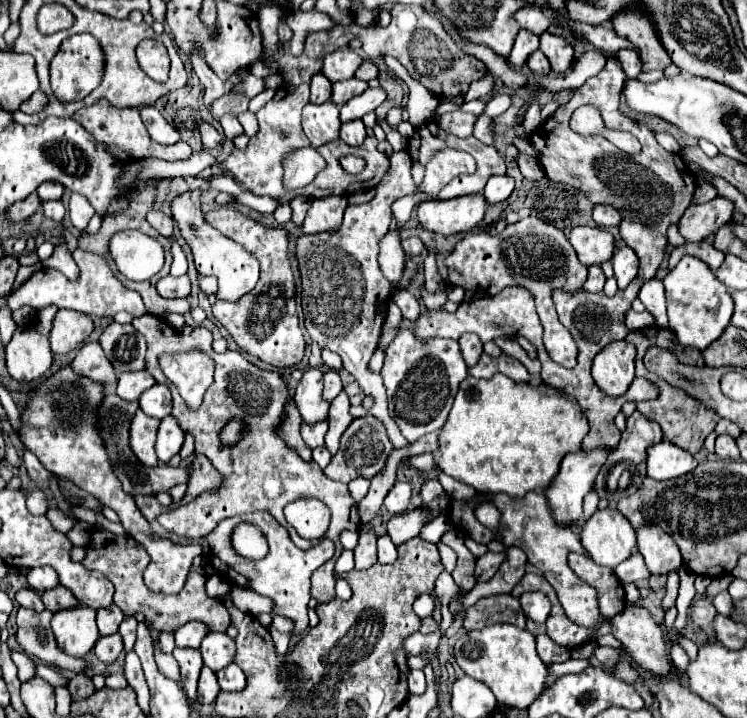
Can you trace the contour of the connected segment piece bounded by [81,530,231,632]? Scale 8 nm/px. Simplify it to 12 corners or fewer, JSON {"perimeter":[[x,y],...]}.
{"perimeter":[[95,530],[83,566],[107,576],[125,616],[157,632],[201,620],[231,624],[191,570],[179,594],[143,584],[149,554],[133,538]]}

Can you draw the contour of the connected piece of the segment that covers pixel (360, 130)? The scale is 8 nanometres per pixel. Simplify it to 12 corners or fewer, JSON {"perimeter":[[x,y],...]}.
{"perimeter":[[361,120],[341,124],[339,138],[349,146],[361,146],[365,126]]}

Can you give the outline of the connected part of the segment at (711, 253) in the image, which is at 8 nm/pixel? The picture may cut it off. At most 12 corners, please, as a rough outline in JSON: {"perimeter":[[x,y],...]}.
{"perimeter":[[709,242],[673,248],[669,268],[685,254],[701,258],[711,270],[723,264],[725,256]]}

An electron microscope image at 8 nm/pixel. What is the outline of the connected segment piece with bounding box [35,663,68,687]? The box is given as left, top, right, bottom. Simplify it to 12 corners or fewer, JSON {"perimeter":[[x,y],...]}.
{"perimeter":[[36,665],[35,675],[53,687],[68,684],[54,667]]}

